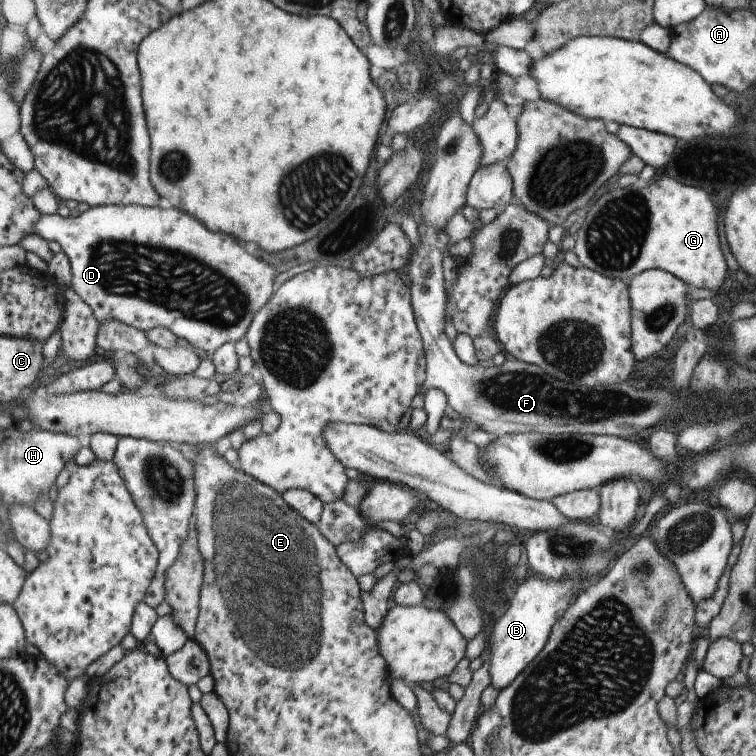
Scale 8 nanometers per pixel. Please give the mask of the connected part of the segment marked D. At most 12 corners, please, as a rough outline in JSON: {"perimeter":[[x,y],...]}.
{"perimeter":[[41,213],[96,328],[208,356],[278,273],[189,214]]}

